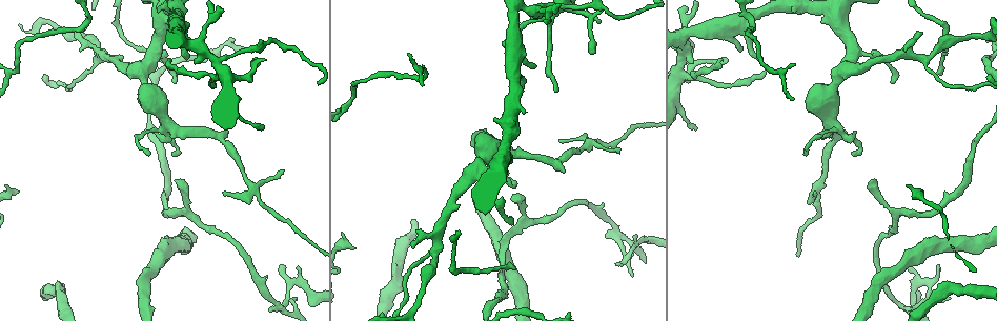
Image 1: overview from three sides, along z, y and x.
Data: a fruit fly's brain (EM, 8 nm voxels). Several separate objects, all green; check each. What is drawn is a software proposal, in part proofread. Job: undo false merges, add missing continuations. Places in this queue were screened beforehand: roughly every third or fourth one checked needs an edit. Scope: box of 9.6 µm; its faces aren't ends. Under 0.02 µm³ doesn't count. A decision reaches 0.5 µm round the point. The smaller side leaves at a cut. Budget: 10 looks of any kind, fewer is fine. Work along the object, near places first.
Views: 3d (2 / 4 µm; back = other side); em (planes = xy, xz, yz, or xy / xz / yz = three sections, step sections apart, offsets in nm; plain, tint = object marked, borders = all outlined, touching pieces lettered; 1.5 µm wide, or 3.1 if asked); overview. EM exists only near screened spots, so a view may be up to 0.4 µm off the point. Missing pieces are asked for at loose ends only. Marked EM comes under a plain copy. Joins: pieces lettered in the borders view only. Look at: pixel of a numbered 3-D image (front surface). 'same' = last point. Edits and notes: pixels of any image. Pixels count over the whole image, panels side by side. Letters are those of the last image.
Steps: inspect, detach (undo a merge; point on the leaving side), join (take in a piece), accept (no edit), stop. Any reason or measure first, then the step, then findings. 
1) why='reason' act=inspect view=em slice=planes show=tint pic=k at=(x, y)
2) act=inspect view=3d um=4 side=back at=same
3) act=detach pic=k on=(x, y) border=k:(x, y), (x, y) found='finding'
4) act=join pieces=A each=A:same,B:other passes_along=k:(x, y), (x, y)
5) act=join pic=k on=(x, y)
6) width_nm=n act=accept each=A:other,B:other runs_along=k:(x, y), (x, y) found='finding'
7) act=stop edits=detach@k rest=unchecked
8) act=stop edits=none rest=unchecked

why='free end' act=inspect view=3d um=2 pic=1 at=(855, 133)

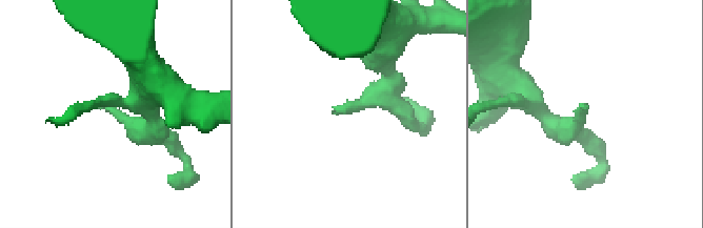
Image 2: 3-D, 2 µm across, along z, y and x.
act=inspect view=em slice=yz step=8 show=tint pic=2 at=(335, 113)

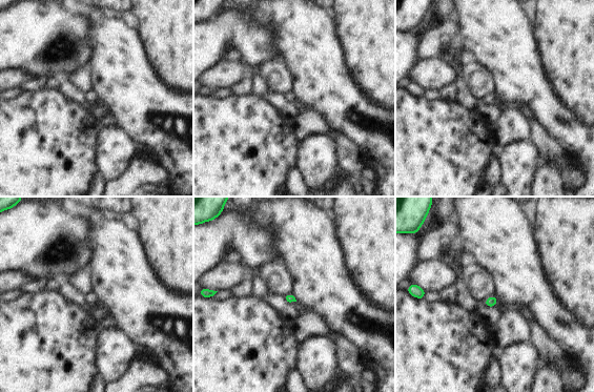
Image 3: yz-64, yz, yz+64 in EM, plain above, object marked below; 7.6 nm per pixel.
why='cut it another way' act=inspect view=em slice=planes show=borders at=same

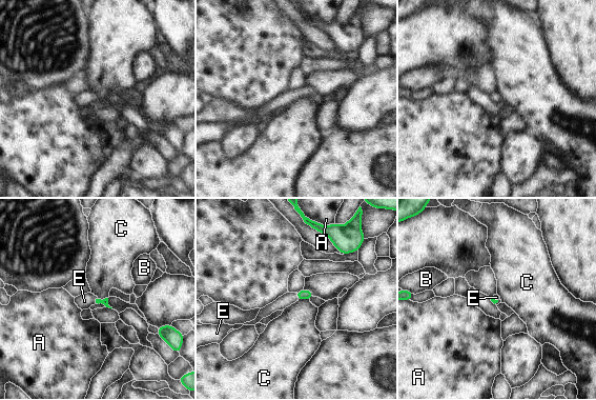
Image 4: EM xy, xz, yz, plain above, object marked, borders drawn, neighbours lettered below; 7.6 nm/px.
act=join pieces=E each=A:other,B:other,C:other,E:same passes_along=4:(105, 301), (96, 301), (84, 301) found='the neuron continues'

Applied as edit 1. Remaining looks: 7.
why='redraw' act=inspect view=overview

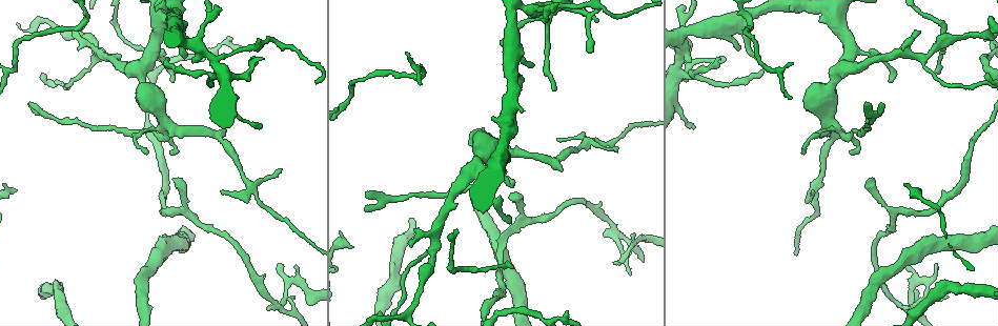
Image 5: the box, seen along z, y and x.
why='thin end' act=inspect view=3d um=2 pic=5 at=(171, 82)

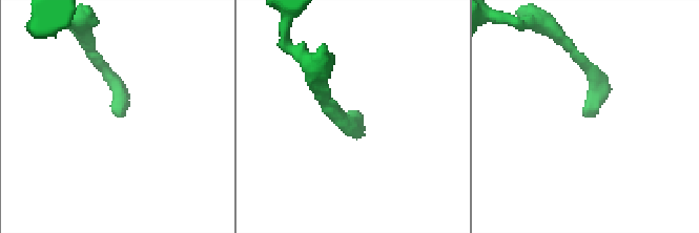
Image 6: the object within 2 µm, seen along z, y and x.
act=inspect view=em slice=xy step=8 show=borders pic=6 at=(119, 116)

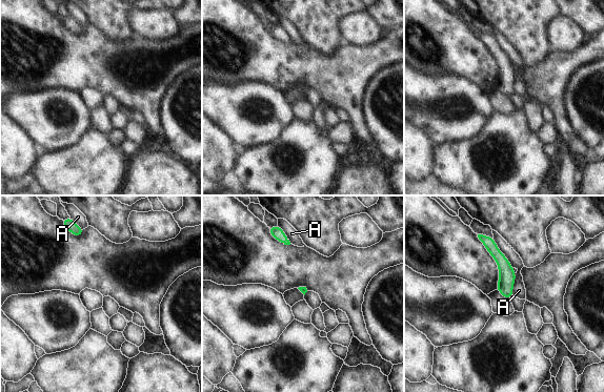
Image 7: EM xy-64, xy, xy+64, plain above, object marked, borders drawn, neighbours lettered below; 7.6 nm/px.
act=accept each=A:other border=7:(492, 238), (499, 250), (514, 267) found='no lettered piece goes on from it'

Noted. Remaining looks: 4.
why='an open end' act=inspect view=em slice=planes show=borders pic=5 at=(719, 57)

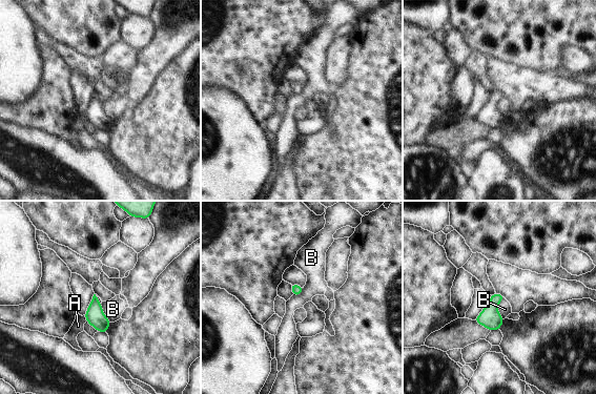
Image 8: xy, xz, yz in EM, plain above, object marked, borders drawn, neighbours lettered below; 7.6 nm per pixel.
act=accept each=A:other,B:other border=8:(504, 297), (497, 306), (504, 318) found='none of them fits'

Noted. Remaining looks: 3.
why='an open end' act=inspect view=3d um=4 pic=5 at=(871, 103)

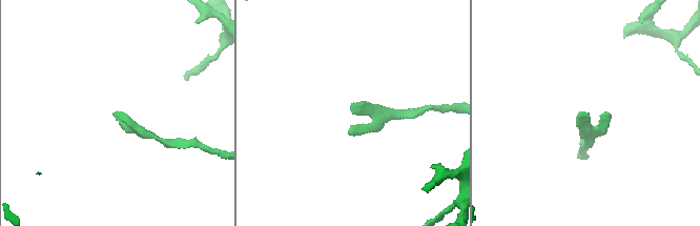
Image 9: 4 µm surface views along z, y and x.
why='now the EM' act=inspect view=em slice=xy step=4 show=tint pic=9 at=(352, 112)

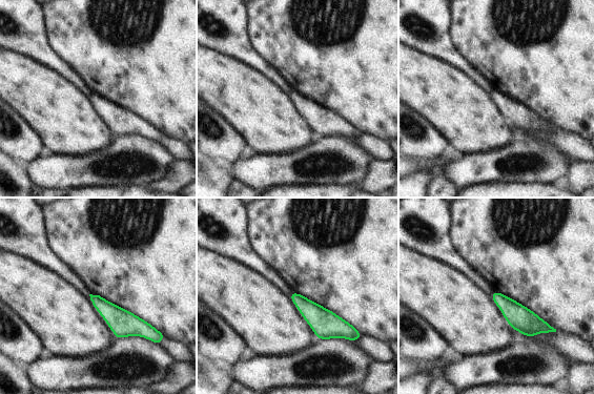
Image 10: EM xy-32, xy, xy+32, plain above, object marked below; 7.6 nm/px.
act=inspect view=em slice=planes show=borders at=same

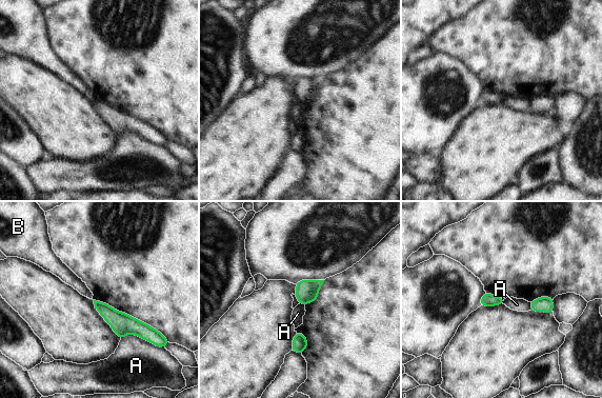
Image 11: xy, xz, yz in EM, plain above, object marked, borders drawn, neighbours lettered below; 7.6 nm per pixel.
width_nm=100 act=accept each=A:other,B:other border=11:(120, 339), (135, 334), (152, 343) found='none of them fits'

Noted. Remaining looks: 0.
act=stop edits=join@4 rest=unchecked

